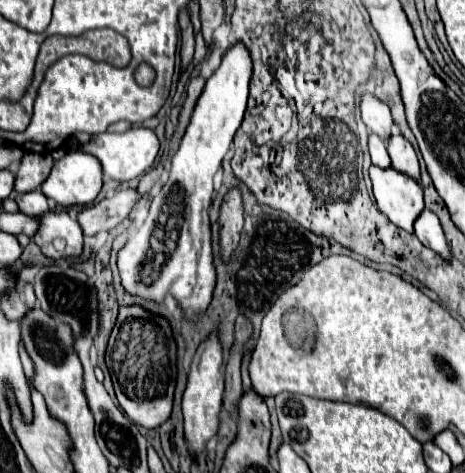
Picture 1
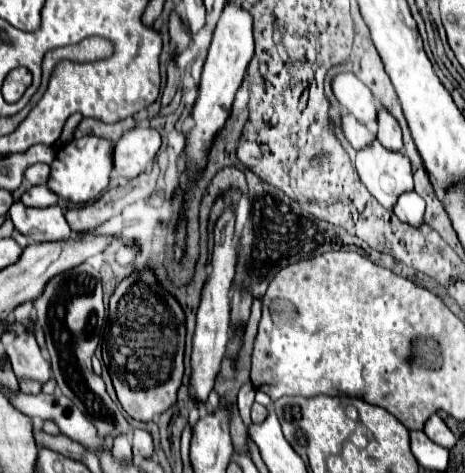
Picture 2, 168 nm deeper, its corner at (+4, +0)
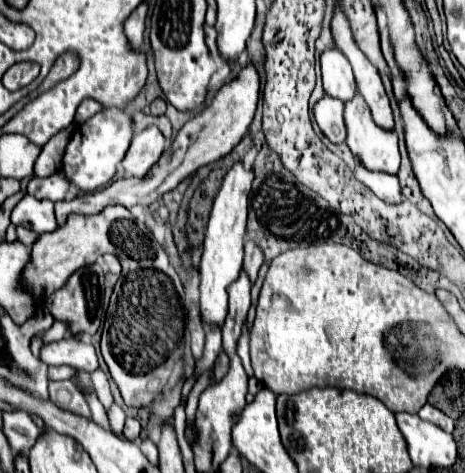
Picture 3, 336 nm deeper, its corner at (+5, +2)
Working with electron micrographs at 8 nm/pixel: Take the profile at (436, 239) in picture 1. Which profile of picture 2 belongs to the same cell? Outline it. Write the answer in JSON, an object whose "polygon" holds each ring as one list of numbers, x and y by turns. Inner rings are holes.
{"polygon":[[413,191,413,195,401,195,393,213,403,223,409,223,409,225,419,229,425,223,425,219,423,219,423,215,425,215,425,201,415,191]]}

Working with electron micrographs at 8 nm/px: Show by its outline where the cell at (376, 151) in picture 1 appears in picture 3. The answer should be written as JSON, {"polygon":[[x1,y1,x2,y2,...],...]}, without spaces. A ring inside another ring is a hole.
{"polygon":[[324,95,314,105,314,119,320,125,320,131,332,141,342,143,346,137,346,127,342,125,342,101,330,95]]}

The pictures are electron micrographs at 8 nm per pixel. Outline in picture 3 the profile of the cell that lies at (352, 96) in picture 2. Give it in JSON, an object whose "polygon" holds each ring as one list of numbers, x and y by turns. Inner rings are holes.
{"polygon":[[336,47,326,49,320,55,320,69,322,69,322,81,324,91,340,101,348,101,348,97,354,97,356,85,354,75,350,69,350,63,342,53,338,53]]}

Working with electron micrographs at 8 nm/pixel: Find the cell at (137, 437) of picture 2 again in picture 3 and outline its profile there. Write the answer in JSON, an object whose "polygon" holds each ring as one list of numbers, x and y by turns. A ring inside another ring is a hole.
{"polygon":[[132,417,126,419,126,423,124,423,124,435,126,435,126,439,134,441,140,435,140,429,142,429,142,425,136,419,132,419]]}

